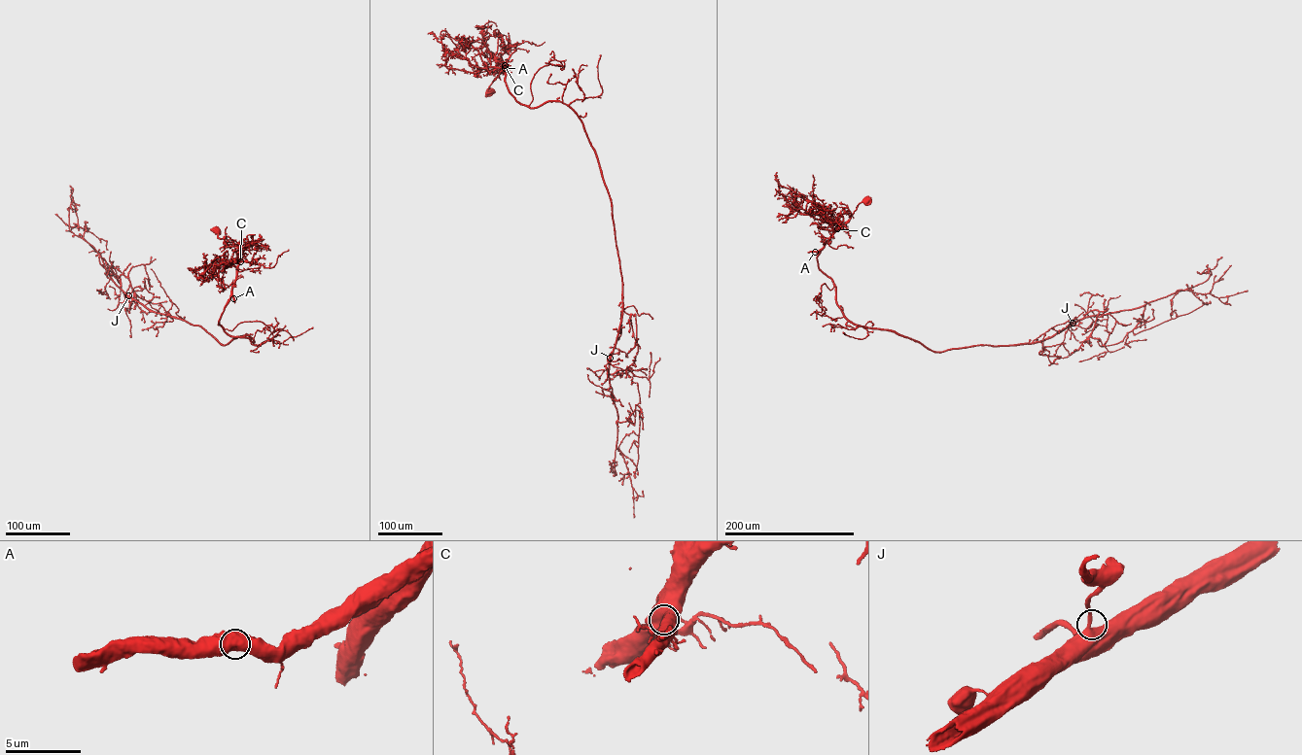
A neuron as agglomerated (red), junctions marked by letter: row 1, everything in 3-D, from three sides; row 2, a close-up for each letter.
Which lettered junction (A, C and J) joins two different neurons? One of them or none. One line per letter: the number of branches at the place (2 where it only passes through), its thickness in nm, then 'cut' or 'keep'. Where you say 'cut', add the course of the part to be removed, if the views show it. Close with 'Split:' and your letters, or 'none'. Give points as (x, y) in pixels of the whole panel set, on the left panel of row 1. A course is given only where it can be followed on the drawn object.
A: 2 | 800 nm | keep
C: 2 | 600 nm | keep
J: 2 | 650 nm | keep
Split: none

